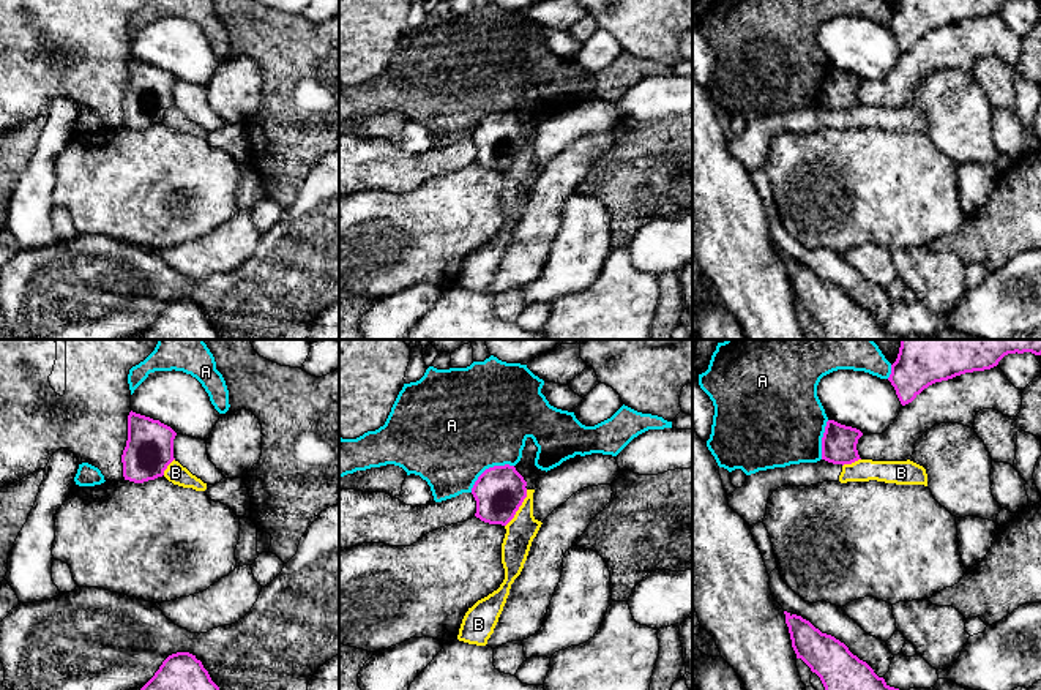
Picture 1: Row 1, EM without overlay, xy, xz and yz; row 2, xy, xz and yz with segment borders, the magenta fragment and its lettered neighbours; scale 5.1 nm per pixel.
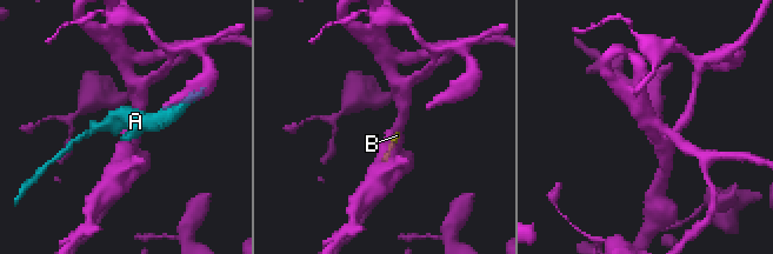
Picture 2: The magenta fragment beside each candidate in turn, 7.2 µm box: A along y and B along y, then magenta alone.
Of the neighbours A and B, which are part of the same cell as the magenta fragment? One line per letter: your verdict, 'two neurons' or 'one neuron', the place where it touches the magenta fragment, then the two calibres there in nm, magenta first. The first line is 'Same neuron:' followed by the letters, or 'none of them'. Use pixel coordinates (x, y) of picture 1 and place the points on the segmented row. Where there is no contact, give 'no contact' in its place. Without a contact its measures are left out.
Same neuron: none of them
A: two neurons; meets magenta in xz at (489, 468); 260 nm thick on the magenta side, 500 nm on the other
B: two neurons; meets magenta in xz at (518, 509); 260 nm thick on the magenta side, 150 nm on the other

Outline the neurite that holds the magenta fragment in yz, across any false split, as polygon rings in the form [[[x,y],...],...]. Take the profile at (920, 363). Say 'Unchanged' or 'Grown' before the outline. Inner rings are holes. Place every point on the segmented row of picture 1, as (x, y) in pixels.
Unchanged. [[[901,339],[888,381],[905,406],[935,382],[991,369],[1016,352],[1041,355],[1041,339]]]

